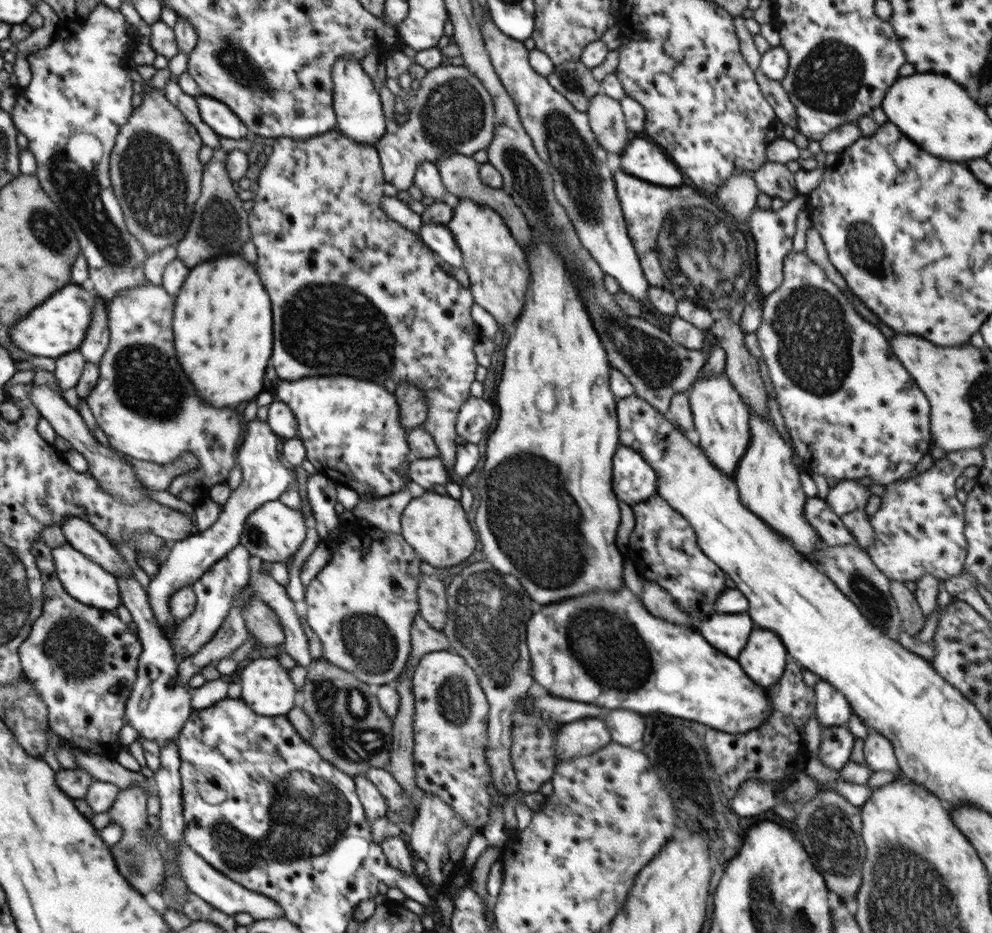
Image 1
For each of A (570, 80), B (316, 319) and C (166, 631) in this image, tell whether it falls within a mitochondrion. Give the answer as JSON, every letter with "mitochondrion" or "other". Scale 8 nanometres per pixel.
{"A":"mitochondrion","B":"mitochondrion","C":"other"}

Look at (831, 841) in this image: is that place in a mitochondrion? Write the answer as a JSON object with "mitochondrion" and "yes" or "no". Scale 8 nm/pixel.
{"mitochondrion":"yes"}

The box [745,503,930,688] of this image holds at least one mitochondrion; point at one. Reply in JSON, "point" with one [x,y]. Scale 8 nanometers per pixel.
{"point":[870,593]}

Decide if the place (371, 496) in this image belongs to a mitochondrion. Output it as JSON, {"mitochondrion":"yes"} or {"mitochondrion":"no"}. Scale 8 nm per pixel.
{"mitochondrion":"no"}

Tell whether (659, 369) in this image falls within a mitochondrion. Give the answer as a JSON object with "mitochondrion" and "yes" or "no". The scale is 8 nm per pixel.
{"mitochondrion":"yes"}

